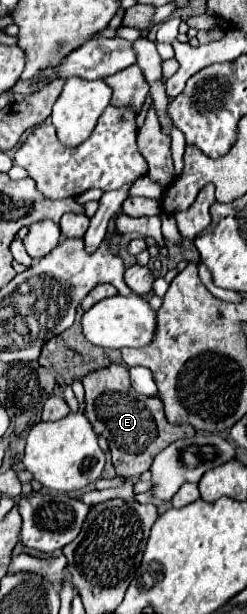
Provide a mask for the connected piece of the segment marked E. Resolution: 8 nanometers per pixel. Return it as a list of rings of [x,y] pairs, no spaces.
[[[108,365],[82,377],[84,385],[84,417],[94,427],[94,433],[104,437],[110,445],[116,475],[136,479],[150,469],[154,453],[162,451],[176,439],[194,437],[190,425],[170,425],[164,417],[158,397],[142,397],[130,385],[128,369],[124,365]]]

